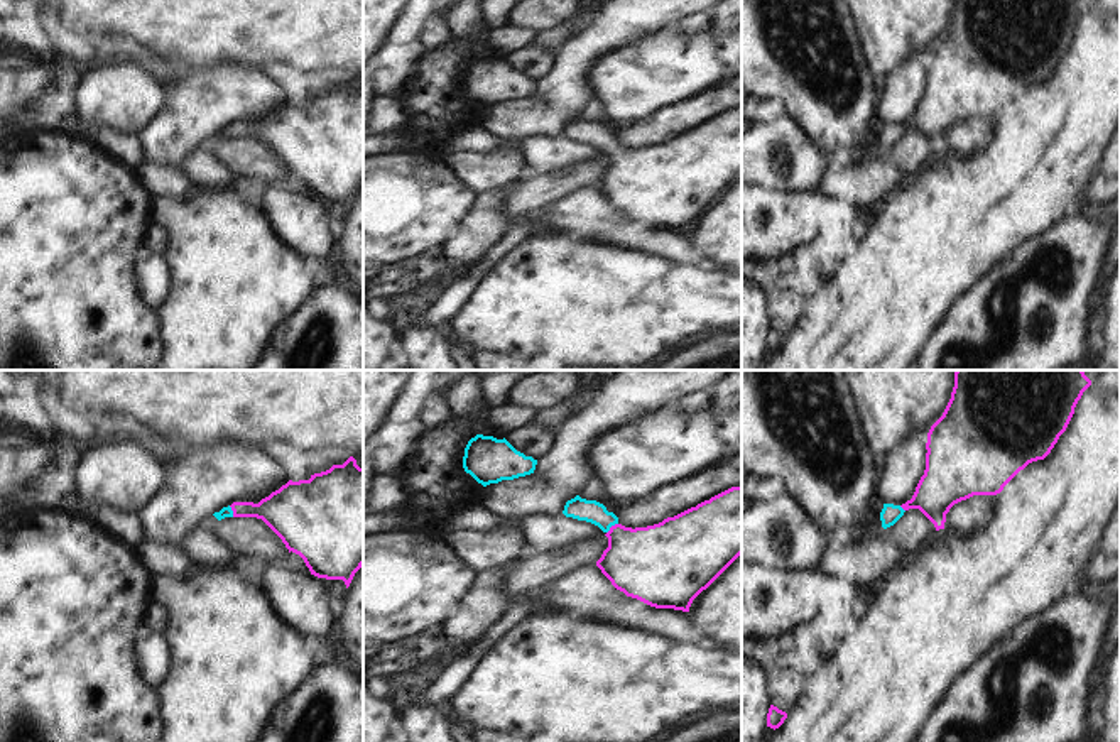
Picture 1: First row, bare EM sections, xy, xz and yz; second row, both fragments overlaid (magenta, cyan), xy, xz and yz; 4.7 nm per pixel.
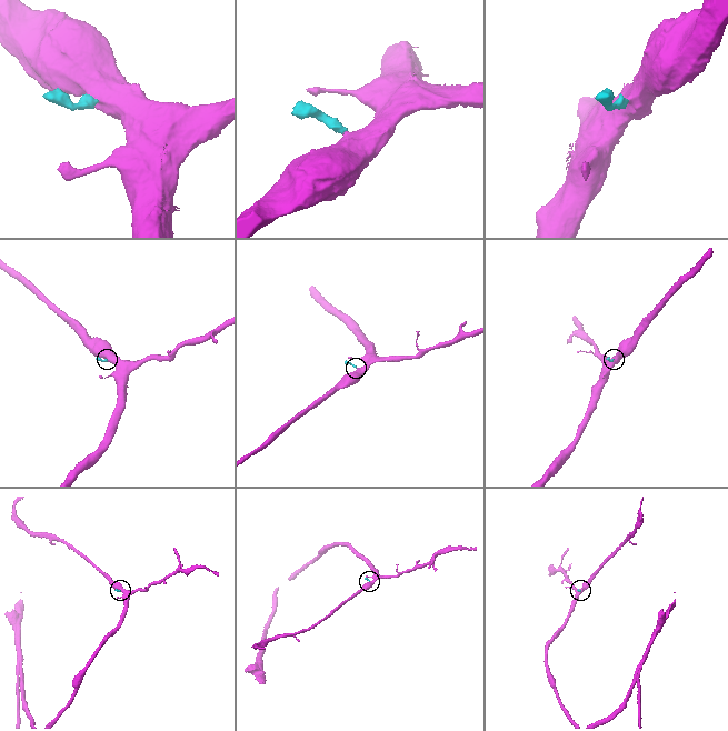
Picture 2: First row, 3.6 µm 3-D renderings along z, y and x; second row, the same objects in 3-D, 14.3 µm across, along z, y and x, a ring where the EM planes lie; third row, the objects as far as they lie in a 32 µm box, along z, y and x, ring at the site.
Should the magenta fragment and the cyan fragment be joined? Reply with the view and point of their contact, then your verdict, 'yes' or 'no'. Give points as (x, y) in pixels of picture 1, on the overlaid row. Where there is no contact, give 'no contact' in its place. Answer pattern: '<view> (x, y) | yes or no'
xz (610, 528) | yes

